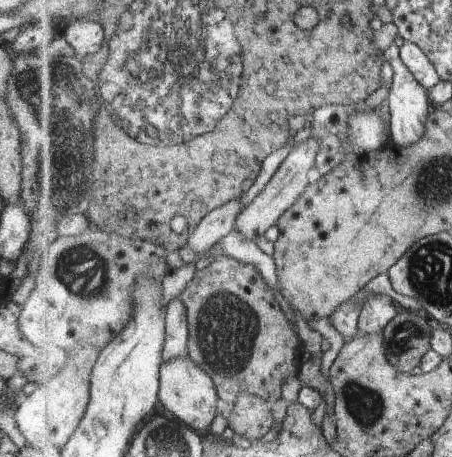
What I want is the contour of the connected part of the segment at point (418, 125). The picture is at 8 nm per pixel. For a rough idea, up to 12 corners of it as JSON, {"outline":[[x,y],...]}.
{"outline":[[391,45],[388,95],[392,144],[421,141],[434,109],[425,89]]}

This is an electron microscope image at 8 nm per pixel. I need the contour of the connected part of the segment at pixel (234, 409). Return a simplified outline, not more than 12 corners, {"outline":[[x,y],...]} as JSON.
{"outline":[[240,394],[230,406],[228,426],[257,440],[270,434],[271,402]]}

